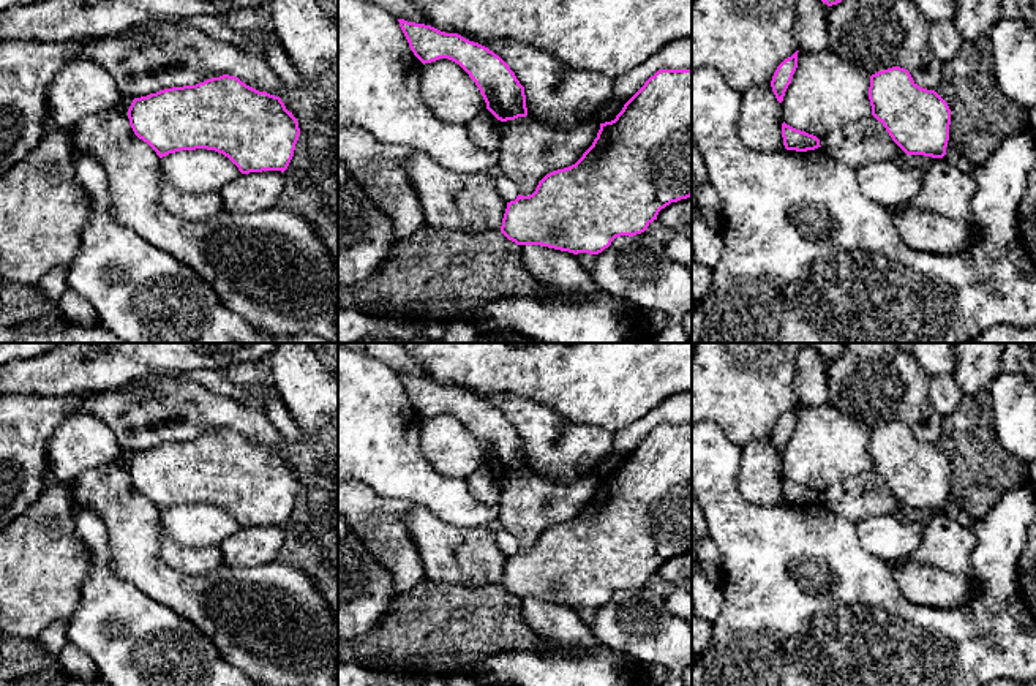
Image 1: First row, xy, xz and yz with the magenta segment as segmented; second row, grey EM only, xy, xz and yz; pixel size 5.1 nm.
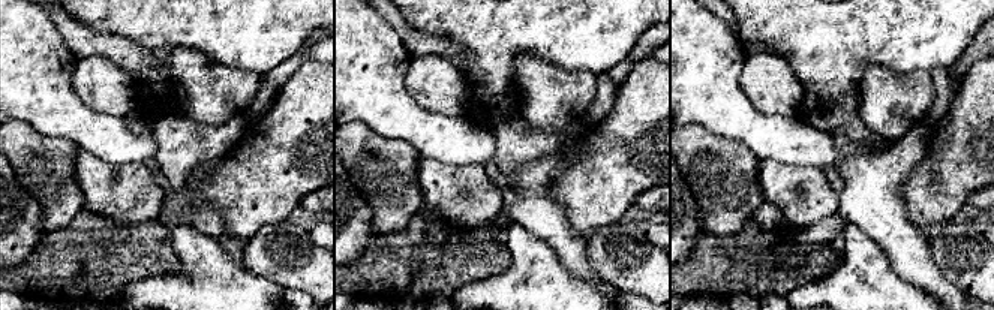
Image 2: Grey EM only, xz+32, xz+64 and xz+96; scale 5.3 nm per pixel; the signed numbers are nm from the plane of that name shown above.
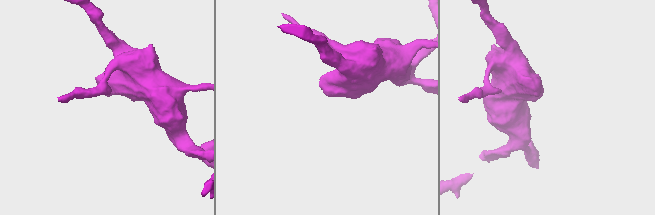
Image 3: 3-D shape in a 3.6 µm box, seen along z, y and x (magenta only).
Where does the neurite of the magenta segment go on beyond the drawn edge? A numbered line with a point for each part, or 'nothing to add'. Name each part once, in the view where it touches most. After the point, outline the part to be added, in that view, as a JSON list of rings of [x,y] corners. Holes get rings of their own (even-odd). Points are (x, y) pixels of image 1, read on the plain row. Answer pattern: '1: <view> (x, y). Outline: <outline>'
nothing to add

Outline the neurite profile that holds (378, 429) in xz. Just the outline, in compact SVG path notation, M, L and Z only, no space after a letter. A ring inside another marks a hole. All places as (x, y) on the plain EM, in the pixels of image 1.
M338 343L338 482L360 481L388 499L426 506L456 528L482 528L497 520L499 503L480 503L466 479L444 476L430 465L420 449L422 420L396 371Z

